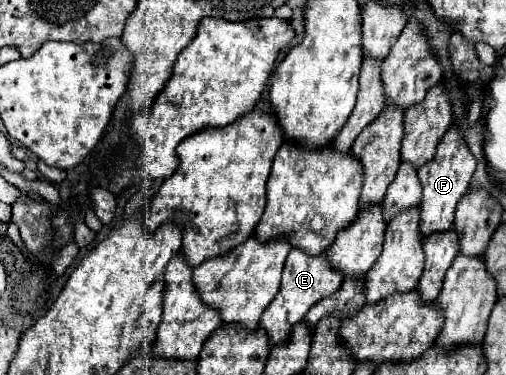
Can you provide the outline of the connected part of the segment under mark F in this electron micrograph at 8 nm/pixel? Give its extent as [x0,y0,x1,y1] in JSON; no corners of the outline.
[417,126,475,238]

